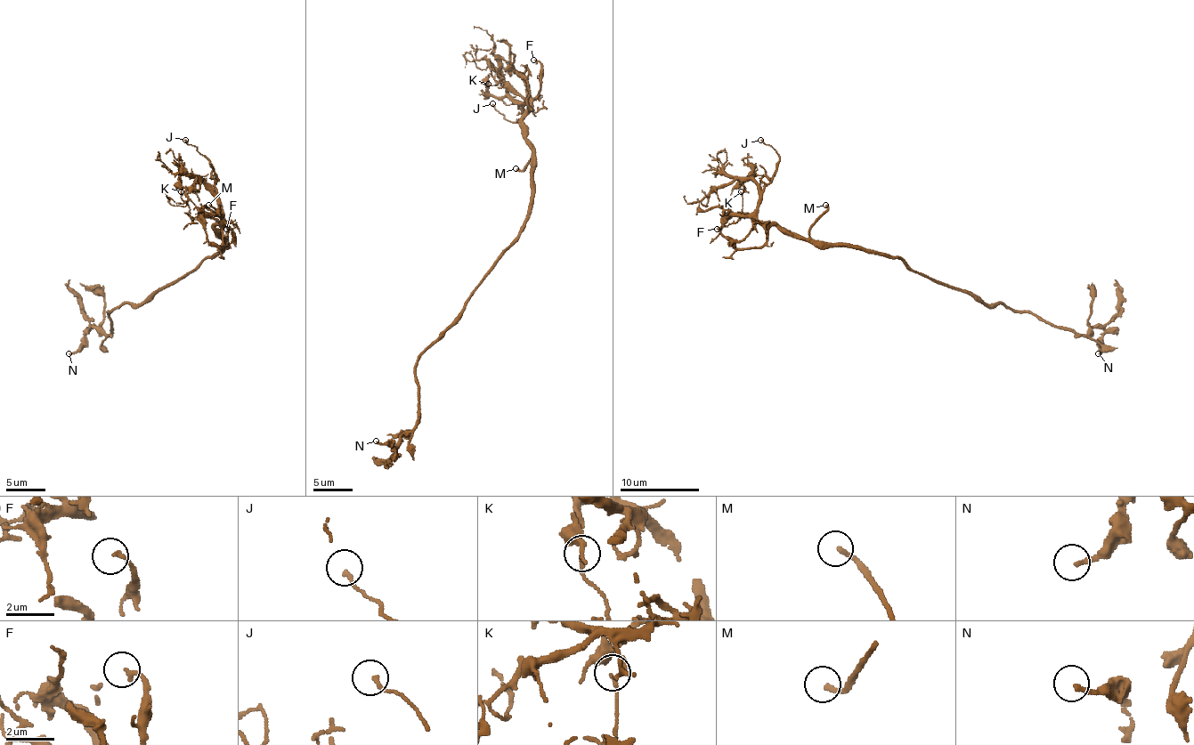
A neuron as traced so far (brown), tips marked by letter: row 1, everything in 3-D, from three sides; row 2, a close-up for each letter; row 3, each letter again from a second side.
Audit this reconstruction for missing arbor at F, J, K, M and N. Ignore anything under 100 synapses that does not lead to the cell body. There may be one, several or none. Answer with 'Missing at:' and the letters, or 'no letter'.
Missing at: M

